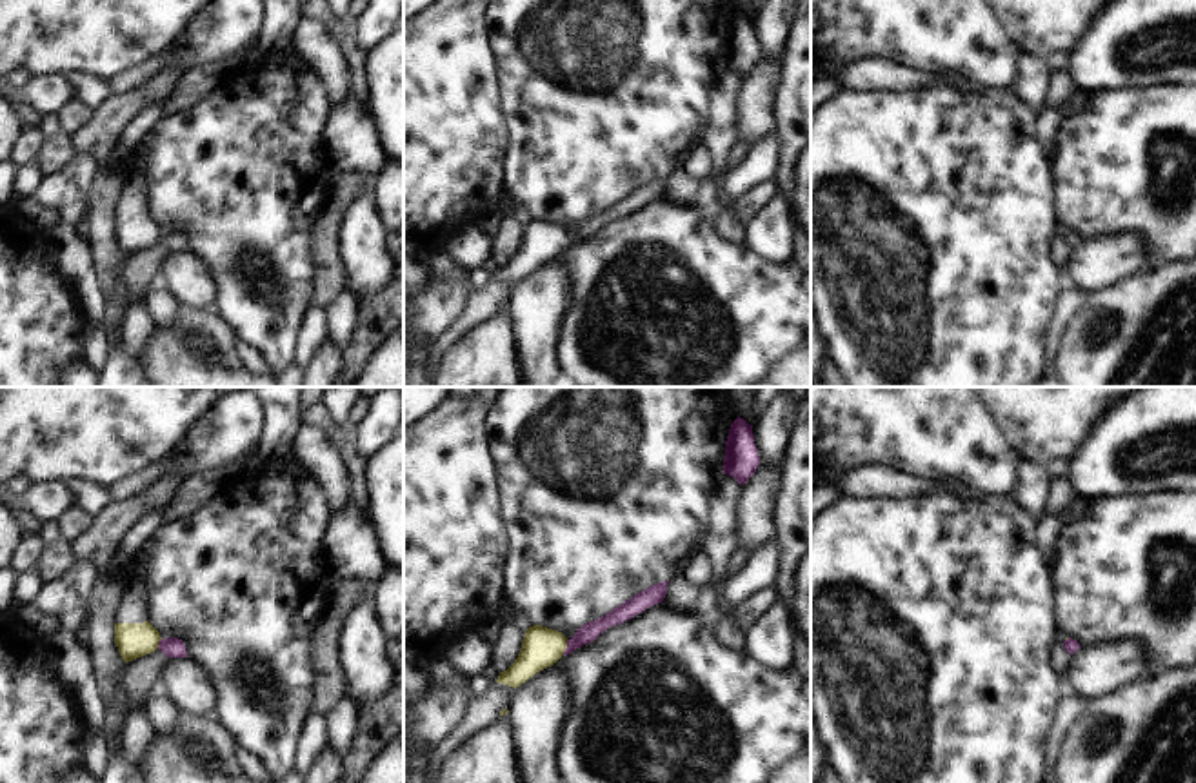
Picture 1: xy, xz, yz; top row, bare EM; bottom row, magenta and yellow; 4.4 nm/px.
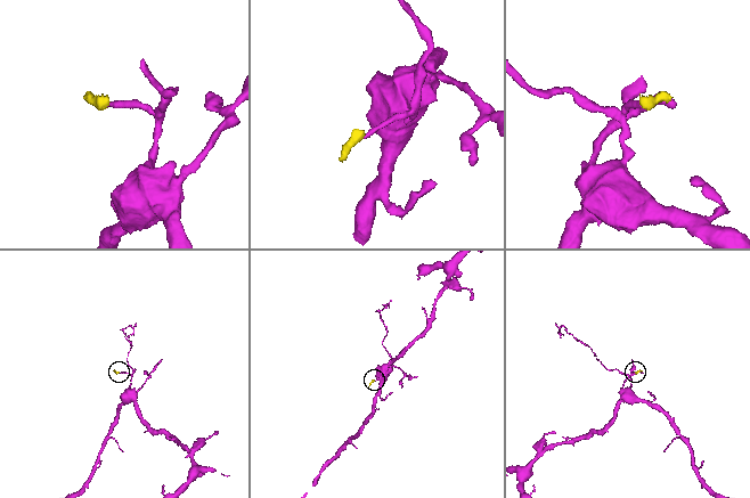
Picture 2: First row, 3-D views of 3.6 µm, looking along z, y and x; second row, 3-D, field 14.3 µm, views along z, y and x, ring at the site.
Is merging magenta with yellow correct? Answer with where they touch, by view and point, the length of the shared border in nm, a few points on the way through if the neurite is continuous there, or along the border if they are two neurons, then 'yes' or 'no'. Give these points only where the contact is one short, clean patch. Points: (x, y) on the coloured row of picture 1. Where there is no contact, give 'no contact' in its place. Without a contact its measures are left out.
contact xz (568, 647); length 80 nm; way xz (588, 633), (568, 647), (542, 647); yes

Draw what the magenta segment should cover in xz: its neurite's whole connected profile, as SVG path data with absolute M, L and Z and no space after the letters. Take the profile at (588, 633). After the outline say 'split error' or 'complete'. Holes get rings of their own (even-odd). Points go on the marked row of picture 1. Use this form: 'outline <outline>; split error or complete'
outline M669 580L654 583L634 594L605 616L582 625L571 639L567 639L562 632L542 625L529 627L525 630L518 658L507 670L500 672L496 683L503 683L513 689L520 687L536 672L554 665L562 656L567 656L573 650L594 641L609 627L620 625L645 609L662 603L667 594L667 585Z; split error

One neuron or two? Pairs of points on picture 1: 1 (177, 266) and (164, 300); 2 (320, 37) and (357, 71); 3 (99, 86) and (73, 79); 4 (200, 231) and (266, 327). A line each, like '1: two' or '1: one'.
1: two
2: two
3: one
4: one

